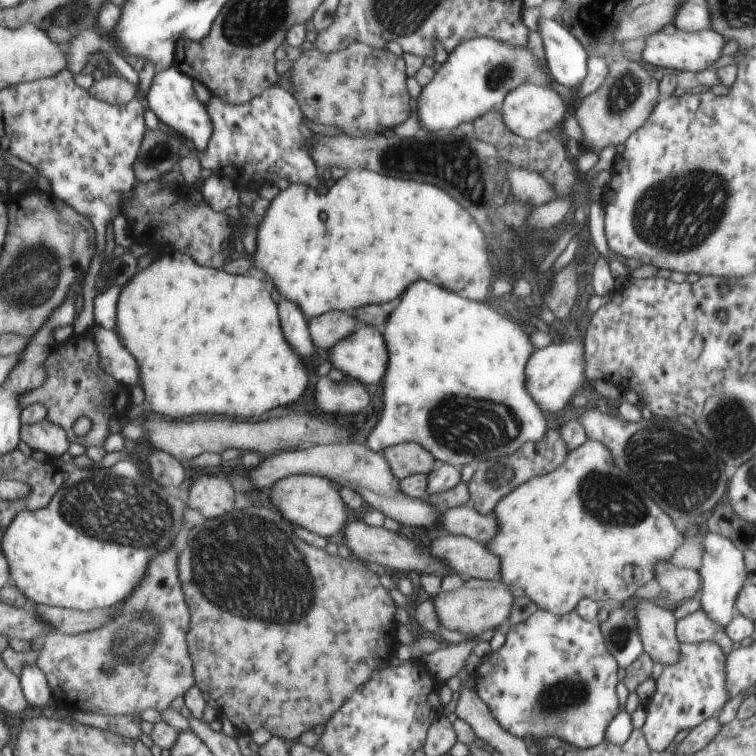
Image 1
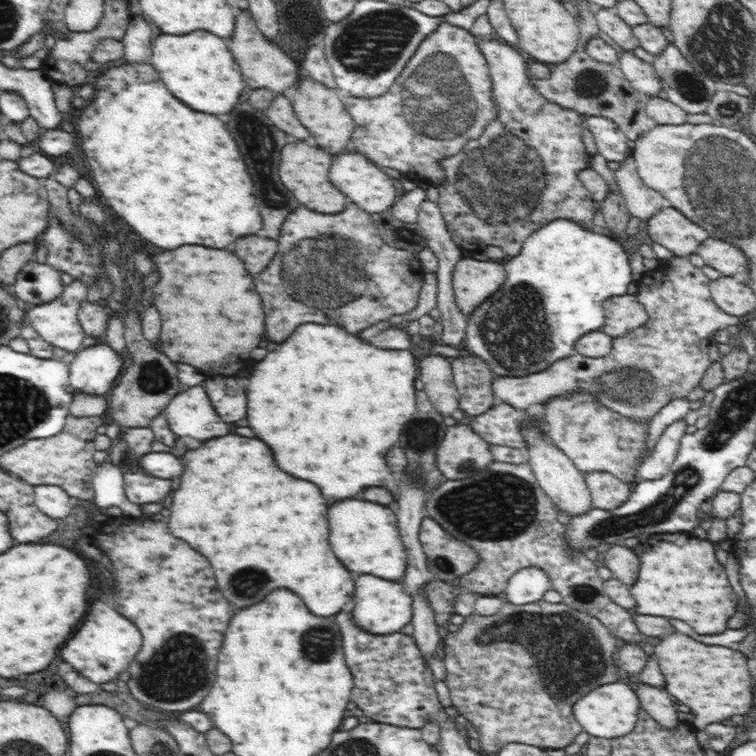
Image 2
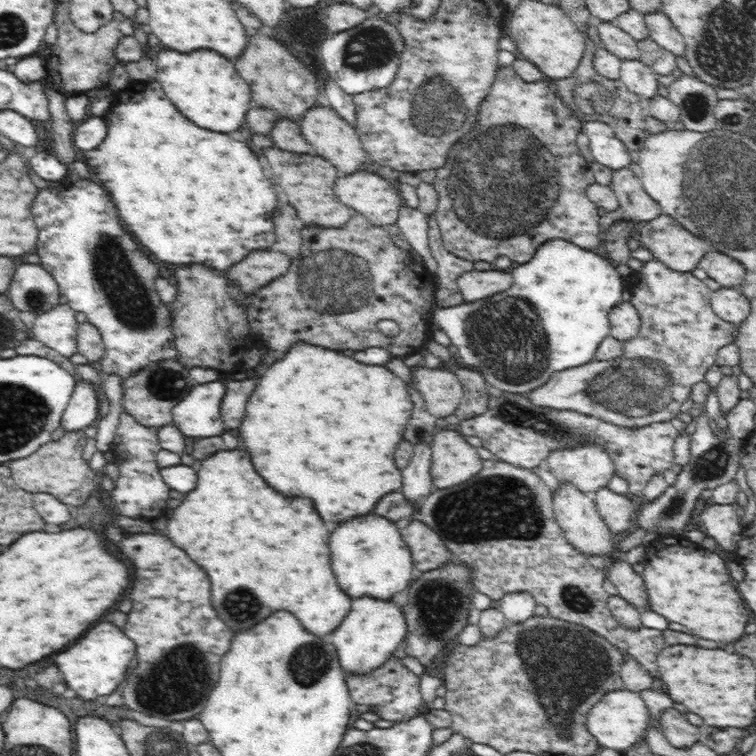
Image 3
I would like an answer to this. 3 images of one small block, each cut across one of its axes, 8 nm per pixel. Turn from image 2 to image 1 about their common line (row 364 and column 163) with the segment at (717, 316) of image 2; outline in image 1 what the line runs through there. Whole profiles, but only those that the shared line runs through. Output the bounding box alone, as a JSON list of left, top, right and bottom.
[30,546,195,716]

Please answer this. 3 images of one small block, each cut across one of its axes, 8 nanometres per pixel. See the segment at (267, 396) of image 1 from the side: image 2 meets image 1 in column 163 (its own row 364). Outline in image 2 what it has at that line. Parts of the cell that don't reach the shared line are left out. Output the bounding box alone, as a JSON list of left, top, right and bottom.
[246,324,418,502]

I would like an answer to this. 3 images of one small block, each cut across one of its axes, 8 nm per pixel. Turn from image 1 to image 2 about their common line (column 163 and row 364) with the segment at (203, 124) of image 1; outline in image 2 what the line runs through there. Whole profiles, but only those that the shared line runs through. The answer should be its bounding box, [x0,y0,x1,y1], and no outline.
[67,343,124,396]

